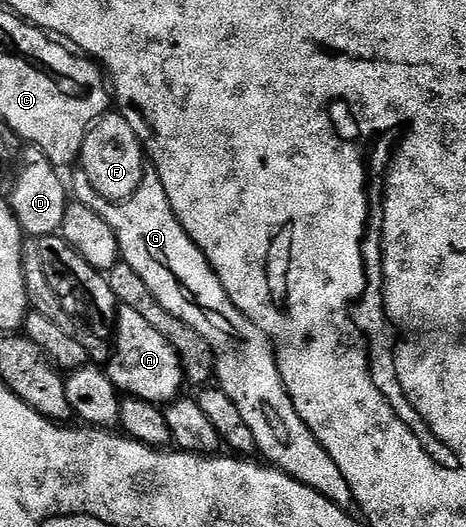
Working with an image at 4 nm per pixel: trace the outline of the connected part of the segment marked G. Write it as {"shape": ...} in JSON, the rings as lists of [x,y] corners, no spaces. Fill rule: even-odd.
{"shape":[[[148,167],[143,174],[140,188],[128,200],[119,203],[103,200],[101,194],[85,179],[79,178],[78,180],[75,184],[76,190],[79,191],[78,203],[97,210],[101,214],[101,218],[105,218],[105,222],[109,222],[109,226],[113,226],[119,242],[122,263],[133,266],[133,270],[137,270],[137,274],[141,274],[141,280],[145,282],[145,286],[149,286],[156,302],[169,314],[181,318],[181,322],[189,325],[211,349],[215,372],[219,375],[218,387],[223,388],[225,394],[229,394],[229,398],[233,398],[237,410],[241,410],[249,430],[253,430],[256,449],[260,453],[263,451],[268,456],[266,459],[274,467],[289,474],[297,482],[317,490],[317,494],[329,498],[334,504],[350,505],[352,498],[349,482],[345,482],[345,474],[341,474],[337,462],[333,462],[333,458],[323,449],[321,442],[309,430],[309,426],[305,426],[301,414],[297,414],[287,393],[285,382],[279,373],[279,362],[271,340],[252,320],[245,318],[241,314],[241,310],[237,310],[237,306],[229,298],[225,286],[221,286],[217,274],[212,270],[211,263],[205,258],[203,251],[189,238],[189,234],[181,226],[177,214],[173,214],[173,206],[169,206],[165,186],[161,186],[161,178],[157,174],[157,170]]]}

